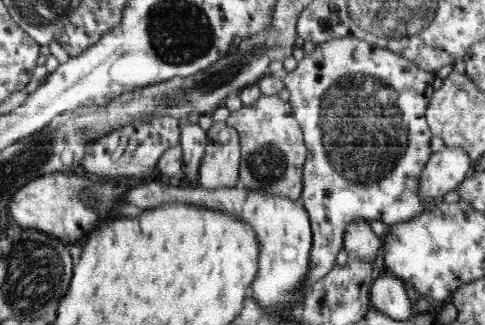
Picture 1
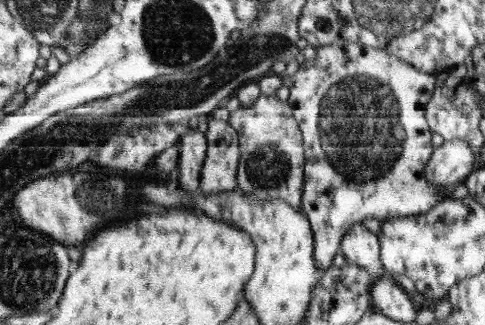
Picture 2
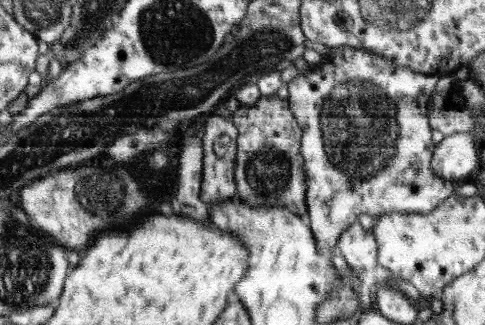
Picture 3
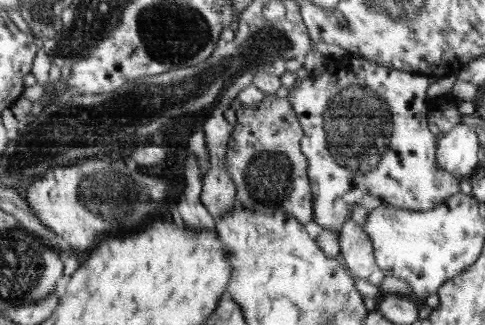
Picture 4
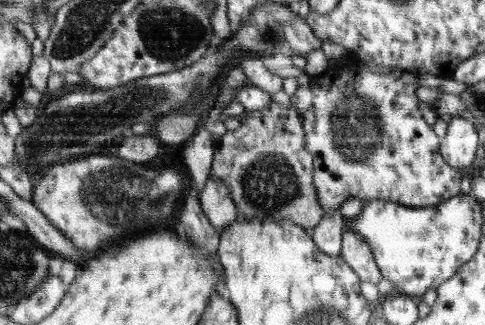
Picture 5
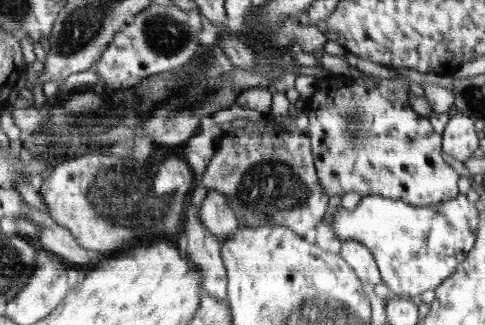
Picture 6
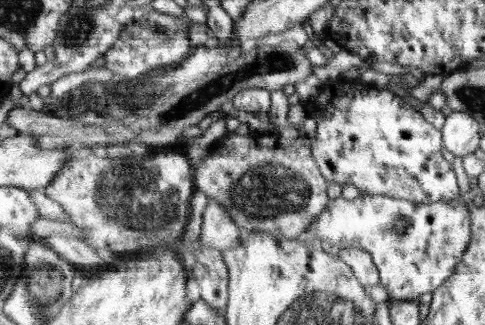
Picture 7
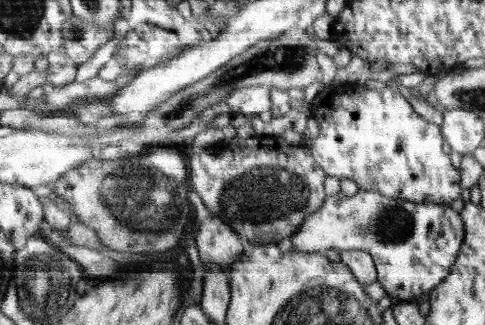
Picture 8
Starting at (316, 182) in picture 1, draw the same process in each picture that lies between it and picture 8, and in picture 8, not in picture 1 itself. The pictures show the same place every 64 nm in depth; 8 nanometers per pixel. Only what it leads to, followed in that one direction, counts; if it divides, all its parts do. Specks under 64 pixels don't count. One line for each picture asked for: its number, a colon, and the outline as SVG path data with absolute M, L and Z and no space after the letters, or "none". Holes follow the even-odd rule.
2: M335 42L335 44L317 46L315 60L305 60L293 76L285 76L283 86L289 90L287 102L291 108L295 108L295 120L299 120L299 128L303 128L303 144L307 144L307 168L303 168L303 176L307 176L307 188L303 188L301 212L307 216L307 220L311 224L311 232L313 232L313 240L315 240L313 254L315 254L315 264L319 266L321 274L325 274L327 268L333 266L331 260L333 260L335 252L341 248L343 236L351 230L351 226L359 224L363 218L375 218L379 222L385 222L385 220L407 218L407 216L423 216L435 204L439 204L441 200L447 200L451 196L453 188L439 190L427 180L427 174L425 174L427 162L431 160L431 156L437 150L435 140L431 140L431 136L435 136L437 132L431 130L431 124L425 116L425 106L429 104L429 100L433 98L433 92L435 92L435 76L423 74L421 70L415 70L413 66L401 62L397 56L389 56L387 52L373 50L363 44L355 44L355 42Z
3: M335 46L321 56L319 66L307 66L285 86L289 90L289 108L295 108L295 120L299 120L299 128L303 128L303 156L307 156L305 222L317 240L319 254L331 258L339 236L357 222L359 214L373 218L391 212L427 214L449 196L455 196L465 180L443 180L431 168L439 144L435 144L435 128L431 128L427 108L435 92L437 76L397 68L393 60L373 56L373 52L367 54L353 46Z
4: M343 54L337 60L327 60L323 74L319 76L311 76L307 74L305 80L297 80L293 84L293 88L287 94L287 100L291 102L291 108L295 108L295 112L299 112L299 124L303 124L303 152L307 152L307 174L311 180L311 192L313 192L313 206L315 206L315 218L313 218L313 226L311 230L315 232L315 228L319 230L335 230L339 232L343 228L343 224L349 220L349 212L353 210L353 206L363 206L367 212L373 212L377 208L401 208L401 210L411 210L411 212L431 212L435 206L443 204L445 200L449 200L455 194L463 192L463 182L465 178L449 174L445 170L439 168L437 162L437 152L439 152L439 140L435 136L435 132L431 132L431 96L427 96L427 86L431 86L437 78L427 78L427 76L413 76L409 72L401 72L401 70L389 70L387 66L377 66L377 62L369 62L357 54Z
5: M357 58L353 60L341 60L335 62L333 66L329 66L325 70L323 76L313 76L309 84L297 88L297 92L289 98L289 104L299 110L299 114L303 116L303 130L307 130L307 152L311 152L311 156L315 156L315 172L313 172L313 180L315 180L315 188L317 188L317 196L319 196L319 204L323 206L323 216L325 212L339 212L339 206L343 200L347 200L349 196L353 198L361 198L363 202L367 200L387 200L387 202L397 202L403 204L407 208L431 208L437 204L443 204L447 200L451 200L453 196L457 196L459 192L463 192L463 182L467 178L467 172L451 168L445 160L443 160L443 152L439 150L439 144L443 142L439 136L435 136L431 124L427 124L427 120L421 118L421 112L417 112L417 100L415 100L415 78L411 78L409 74L399 74L399 72L389 72L389 74L373 74L369 70L363 68L363 62L359 62Z
6: M347 72L347 76L325 76L317 80L315 92L309 98L299 96L299 104L309 120L307 136L311 138L311 152L315 154L315 170L327 196L343 196L353 190L363 196L383 196L401 200L411 206L433 206L459 196L461 168L455 166L443 152L443 134L435 132L435 124L423 112L415 112L411 104L411 80L379 80L363 78L363 72Z
7: M337 78L335 82L327 80L321 84L319 96L307 104L307 116L313 118L317 126L315 138L311 138L311 154L327 182L337 182L341 188L343 184L353 184L361 194L389 196L413 204L437 204L463 196L459 172L451 166L453 156L443 148L443 132L435 128L419 108L413 108L411 100L395 96L395 88L343 78Z
8: M391 82L387 88L377 90L365 88L363 84L325 86L309 106L319 126L317 138L311 140L311 156L315 156L325 176L339 178L339 182L349 178L359 190L379 192L389 198L403 198L417 204L449 204L459 200L459 196L463 196L463 176L459 176L459 168L451 164L443 128L439 124L431 124L427 116L419 116L419 112L415 112L415 104L411 104L407 96L401 96L397 88L403 88L403 84Z

